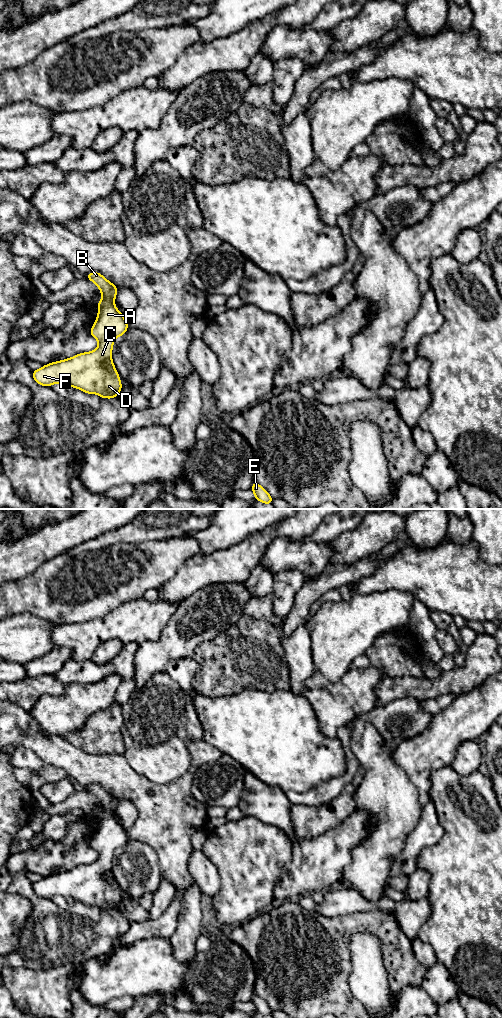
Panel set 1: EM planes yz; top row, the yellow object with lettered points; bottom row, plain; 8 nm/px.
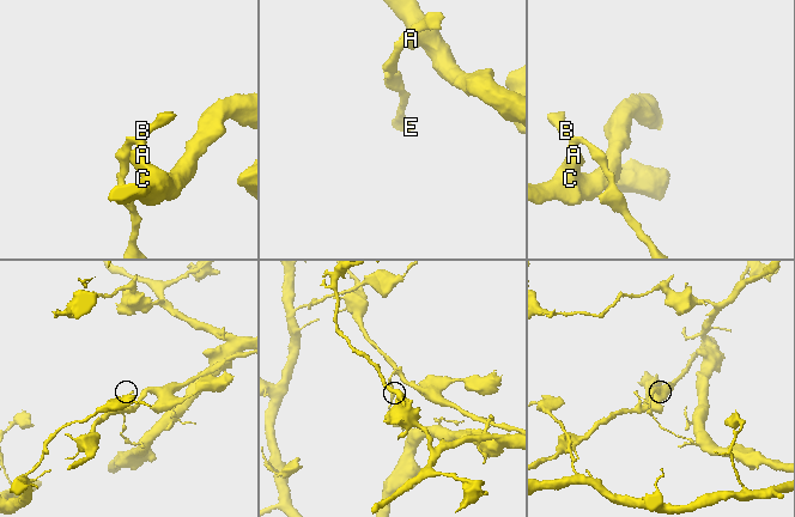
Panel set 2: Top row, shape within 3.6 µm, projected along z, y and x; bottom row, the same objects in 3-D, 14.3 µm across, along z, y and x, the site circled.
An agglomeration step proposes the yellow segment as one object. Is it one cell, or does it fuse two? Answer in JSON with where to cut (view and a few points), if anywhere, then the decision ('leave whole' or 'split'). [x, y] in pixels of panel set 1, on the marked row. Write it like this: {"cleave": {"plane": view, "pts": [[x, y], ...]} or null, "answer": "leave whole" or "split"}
{"cleave": {"plane": "yz", "pts": [[103, 296], [113, 300]]}, "answer": "split"}

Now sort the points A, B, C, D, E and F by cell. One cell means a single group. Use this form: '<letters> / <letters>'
A C D F / B E

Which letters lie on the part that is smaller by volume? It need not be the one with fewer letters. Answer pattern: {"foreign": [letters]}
{"foreign": ["A", "C", "D", "F"]}

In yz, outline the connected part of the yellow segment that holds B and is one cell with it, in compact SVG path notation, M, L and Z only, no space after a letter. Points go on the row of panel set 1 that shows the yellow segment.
M90 272L86 277L97 285L103 297L115 300L118 290L117 286L109 282L99 272Z

